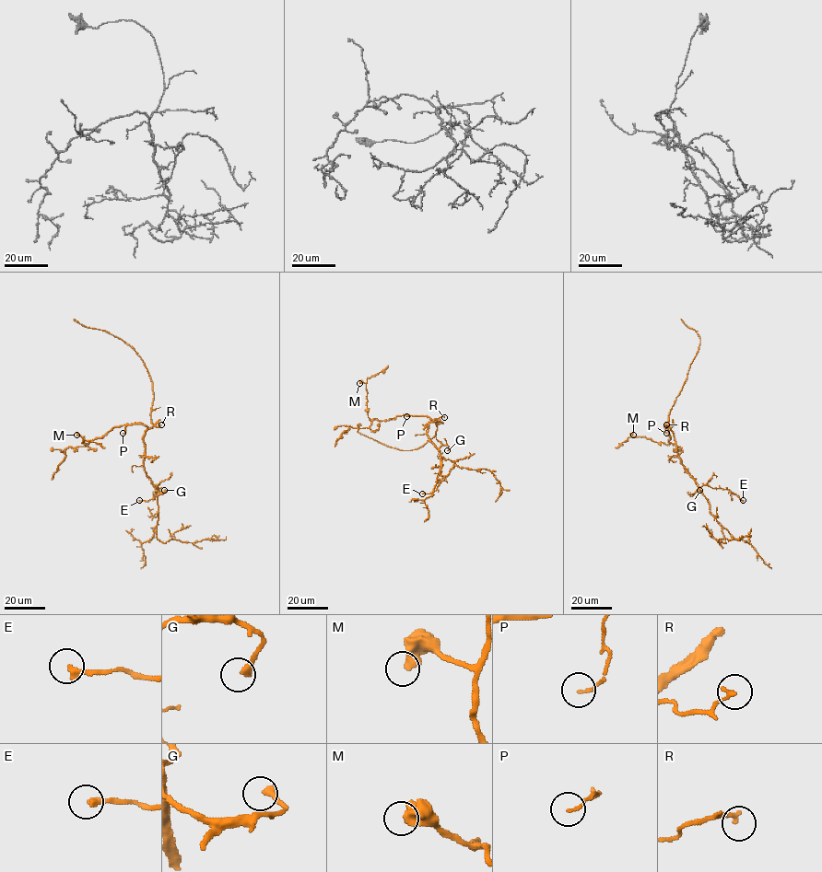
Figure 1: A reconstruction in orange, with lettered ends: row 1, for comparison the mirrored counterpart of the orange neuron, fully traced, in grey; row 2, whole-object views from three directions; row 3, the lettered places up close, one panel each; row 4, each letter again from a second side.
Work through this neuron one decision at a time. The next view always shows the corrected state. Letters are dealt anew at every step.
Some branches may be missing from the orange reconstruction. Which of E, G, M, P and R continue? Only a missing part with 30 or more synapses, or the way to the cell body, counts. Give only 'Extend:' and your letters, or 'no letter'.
Extend: no letter

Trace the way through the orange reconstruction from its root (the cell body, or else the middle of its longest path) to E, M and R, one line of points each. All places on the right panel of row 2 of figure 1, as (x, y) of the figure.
E: (677, 453), (686, 470), (699, 487), (708, 485), (728, 490), (743, 500)
M: (677, 453), (674, 434), (665, 424), (670, 438), (668, 445), (633, 435)
R: (677, 453), (674, 434), (666, 424)

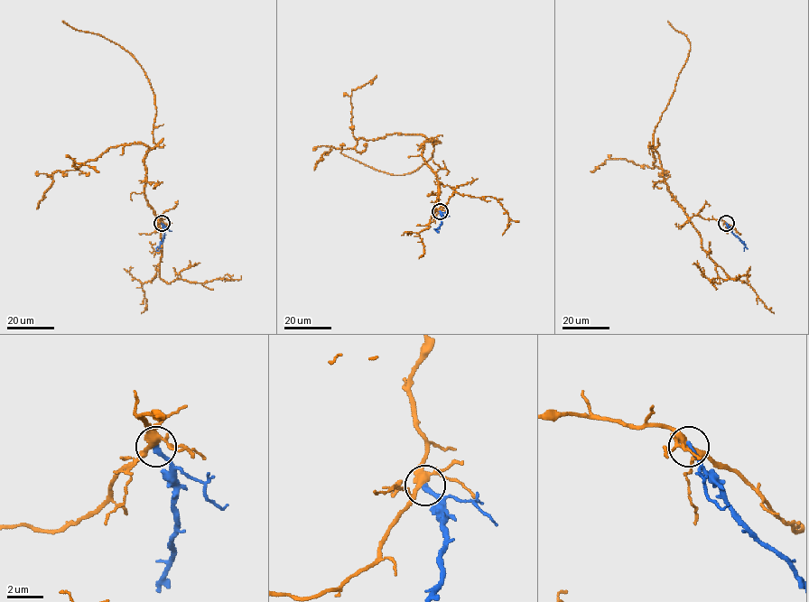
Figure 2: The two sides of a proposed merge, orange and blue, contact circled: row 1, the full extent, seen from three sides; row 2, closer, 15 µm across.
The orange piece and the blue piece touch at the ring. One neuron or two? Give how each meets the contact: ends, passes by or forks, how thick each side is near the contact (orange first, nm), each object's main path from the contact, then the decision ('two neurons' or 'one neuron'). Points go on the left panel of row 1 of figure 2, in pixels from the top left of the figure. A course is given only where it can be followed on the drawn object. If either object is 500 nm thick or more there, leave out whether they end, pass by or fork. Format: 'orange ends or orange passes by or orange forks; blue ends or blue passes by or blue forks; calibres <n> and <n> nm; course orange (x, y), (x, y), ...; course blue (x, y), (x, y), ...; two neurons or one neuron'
orange forks; blue ends; calibres 300 and 280 nm; course orange (162, 223), (144, 192), (144, 154), (155, 144), (156, 115), (145, 72), (111, 41), (61, 20); course blue (162, 223), (163, 239), (156, 248), (158, 251); two neurons

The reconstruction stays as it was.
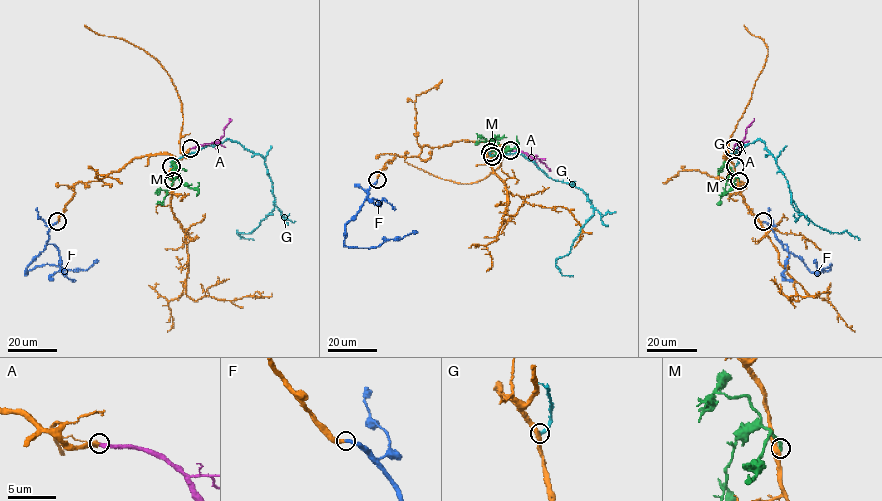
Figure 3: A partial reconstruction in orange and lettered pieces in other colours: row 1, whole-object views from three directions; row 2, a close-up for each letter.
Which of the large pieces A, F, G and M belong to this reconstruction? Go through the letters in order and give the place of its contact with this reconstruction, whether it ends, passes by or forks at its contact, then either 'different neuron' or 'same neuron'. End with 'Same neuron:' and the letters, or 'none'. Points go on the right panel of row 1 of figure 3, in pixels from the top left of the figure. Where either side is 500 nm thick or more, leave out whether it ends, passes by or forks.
A: (733, 148) | it ends | same neuron
F: (763, 221) | it ends | same neuron
G: (735, 166) | it ends | different neuron
M: (739, 180) | it ends | different neuron
Same neuron: A, F

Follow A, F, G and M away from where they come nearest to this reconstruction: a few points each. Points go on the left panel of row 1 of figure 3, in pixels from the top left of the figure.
A: (190, 148), (217, 143), (230, 118)
F: (57, 221), (48, 231), (45, 247), (25, 272), (51, 264), (66, 269), (85, 270), (98, 260)
G: (171, 166), (174, 160), (227, 140), (259, 154), (272, 183), (274, 209), (252, 233), (237, 231), (254, 239)
M: (173, 180), (164, 200), (156, 204)

